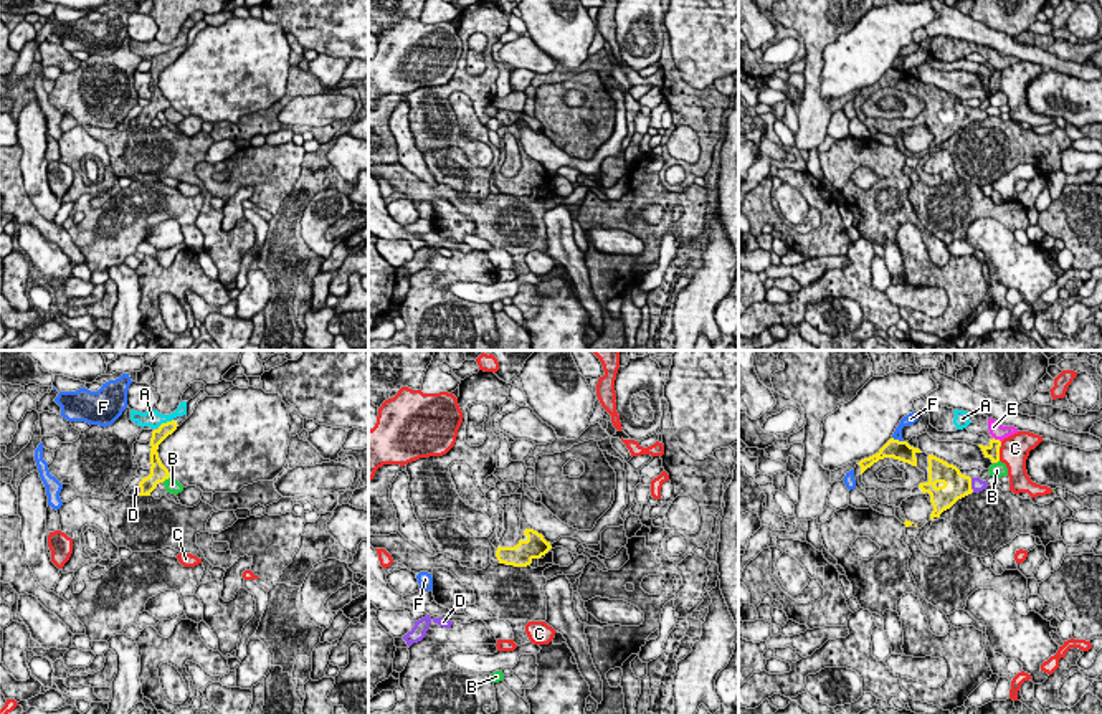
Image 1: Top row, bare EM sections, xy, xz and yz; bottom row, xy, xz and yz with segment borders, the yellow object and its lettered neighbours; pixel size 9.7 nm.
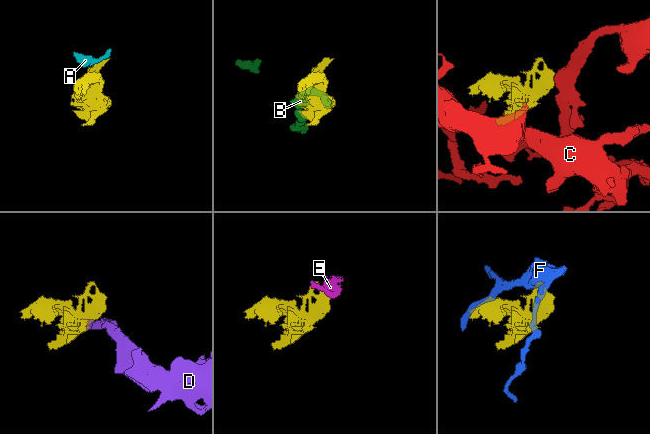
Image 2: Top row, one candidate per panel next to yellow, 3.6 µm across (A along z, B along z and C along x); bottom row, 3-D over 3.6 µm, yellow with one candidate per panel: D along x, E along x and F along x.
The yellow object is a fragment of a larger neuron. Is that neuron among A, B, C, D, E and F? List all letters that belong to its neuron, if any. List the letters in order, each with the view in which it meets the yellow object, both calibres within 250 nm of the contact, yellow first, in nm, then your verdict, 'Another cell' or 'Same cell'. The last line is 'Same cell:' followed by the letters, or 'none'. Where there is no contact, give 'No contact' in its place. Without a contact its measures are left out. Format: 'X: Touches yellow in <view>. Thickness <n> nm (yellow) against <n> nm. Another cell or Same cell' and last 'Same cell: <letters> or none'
A: Touches yellow in xy. Thickness 130 nm (yellow) against 160 nm. Another cell
B: Touches yellow in xy. Thickness 180 nm (yellow) against 140 nm. Another cell
C: Touches yellow in yz. Thickness 140 nm (yellow) against 280 nm. Another cell
D: Touches yellow in yz. Thickness 260 nm (yellow) against 130 nm. Same cell
E: Touches yellow in yz. Thickness 140 nm (yellow) against 160 nm. Another cell
F: Touches yellow in yz. Thickness 190 nm (yellow) against 120 nm. Another cell
Same cell: D

